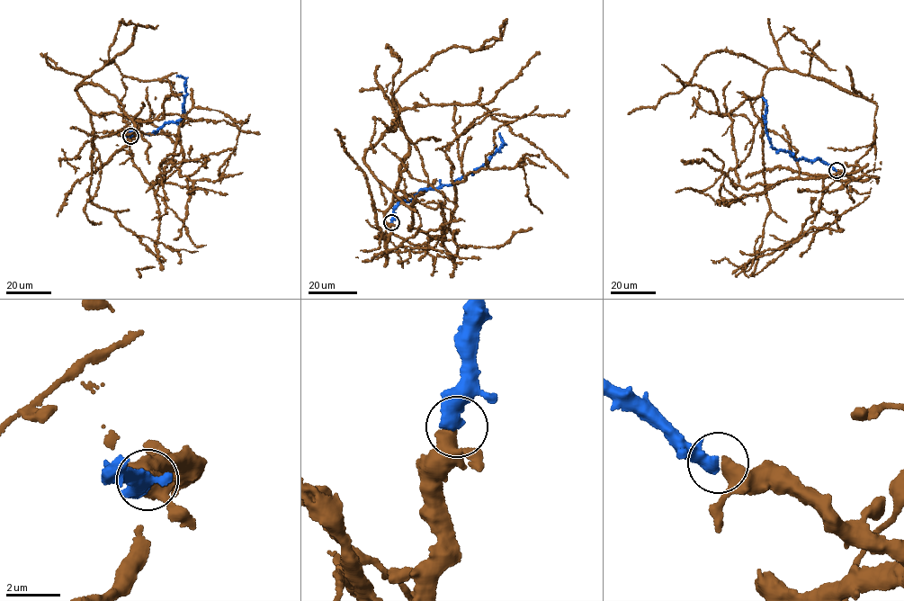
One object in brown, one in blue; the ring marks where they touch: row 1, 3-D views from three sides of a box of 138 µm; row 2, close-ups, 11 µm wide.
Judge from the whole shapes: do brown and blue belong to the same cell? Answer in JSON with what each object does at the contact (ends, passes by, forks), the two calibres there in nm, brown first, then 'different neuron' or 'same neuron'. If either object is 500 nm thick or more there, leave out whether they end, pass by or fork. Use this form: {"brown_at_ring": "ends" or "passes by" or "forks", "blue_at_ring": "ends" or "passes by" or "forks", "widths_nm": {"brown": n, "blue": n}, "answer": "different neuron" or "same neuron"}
{"widths_nm": {"brown": 380, "blue": 550}, "answer": "same neuron"}

